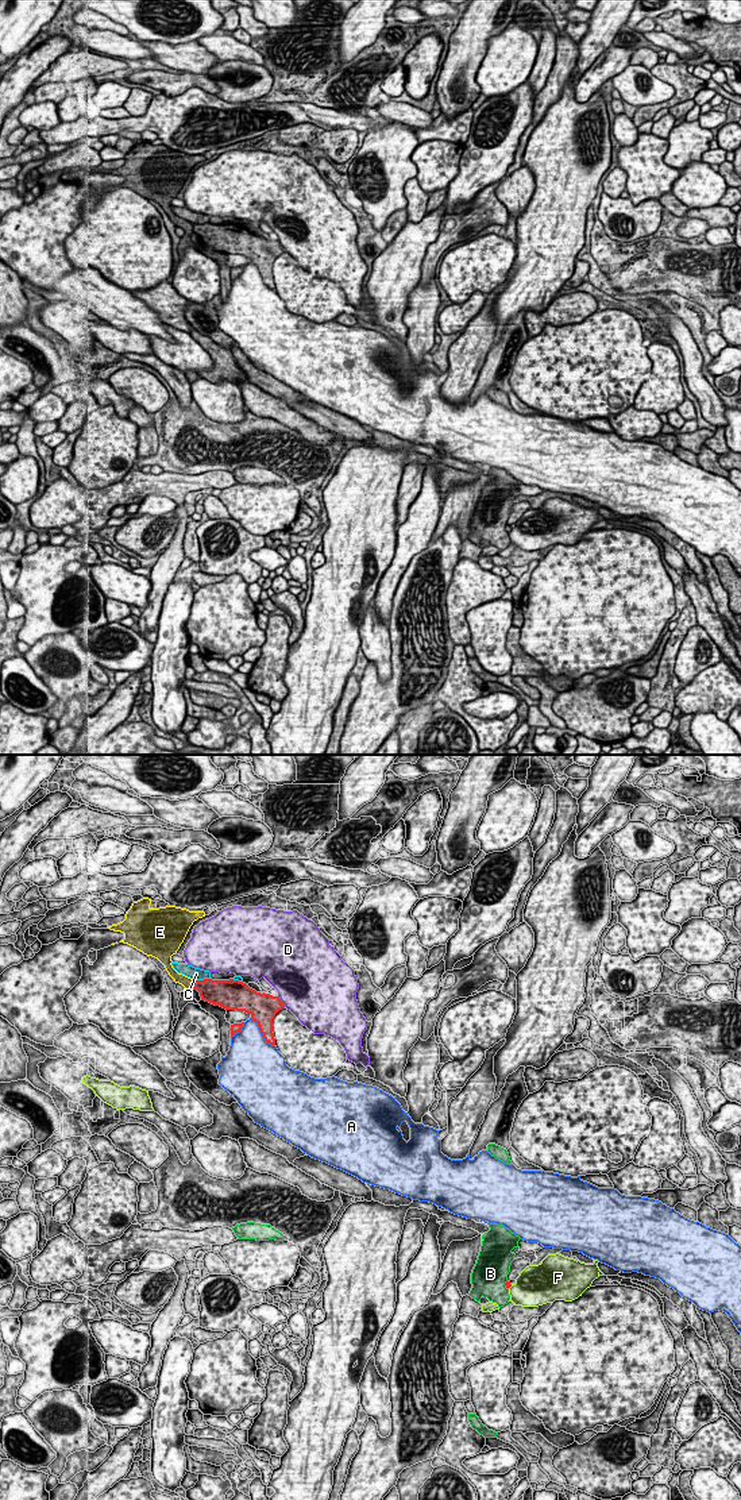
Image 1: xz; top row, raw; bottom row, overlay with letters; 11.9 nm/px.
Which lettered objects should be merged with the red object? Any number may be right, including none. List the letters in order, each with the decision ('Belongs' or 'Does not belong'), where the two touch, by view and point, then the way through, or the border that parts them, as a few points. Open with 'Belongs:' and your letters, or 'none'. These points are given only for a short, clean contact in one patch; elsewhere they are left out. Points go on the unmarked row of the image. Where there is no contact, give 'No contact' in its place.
Belongs: none
A: Does not belong. Touches red at xz (261, 276)
B: Does not belong. Touches red at xz (505, 528)
C: Does not belong. Touches red at xz (201, 224)
D: Does not belong. Touches red at xz (280, 245)
E: Does not belong. Touches red at xz (193, 228). Boundary: xz (195, 224), (192, 231)
F: Does not belong. Touches red at xz (510, 529)

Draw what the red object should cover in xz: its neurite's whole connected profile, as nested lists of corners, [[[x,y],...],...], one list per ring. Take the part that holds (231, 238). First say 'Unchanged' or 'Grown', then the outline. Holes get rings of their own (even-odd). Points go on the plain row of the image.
Unchanged. [[[194,224],[193,232],[200,236],[201,244],[220,250],[225,254],[244,255],[255,265],[265,285],[275,289],[273,263],[285,252],[279,240],[260,238],[239,224]]]

